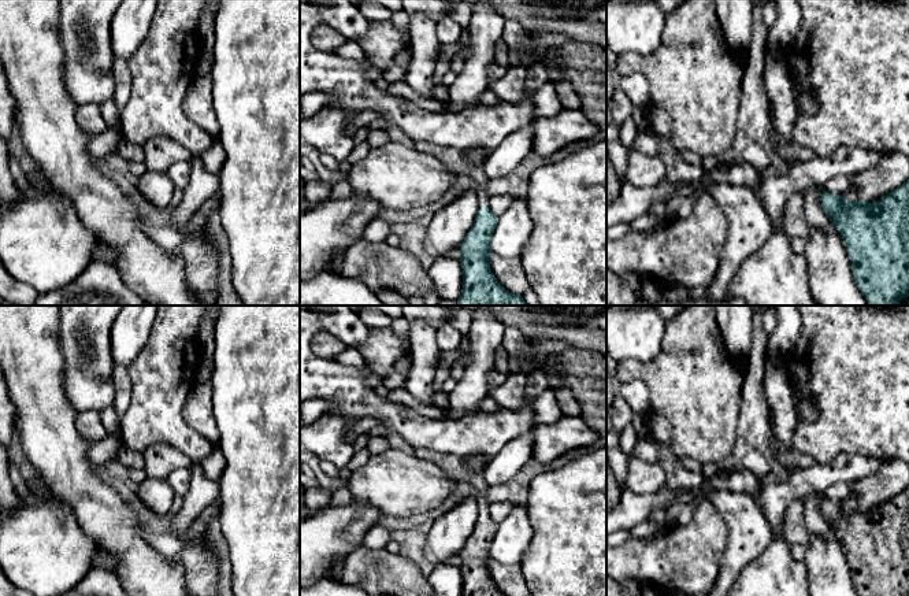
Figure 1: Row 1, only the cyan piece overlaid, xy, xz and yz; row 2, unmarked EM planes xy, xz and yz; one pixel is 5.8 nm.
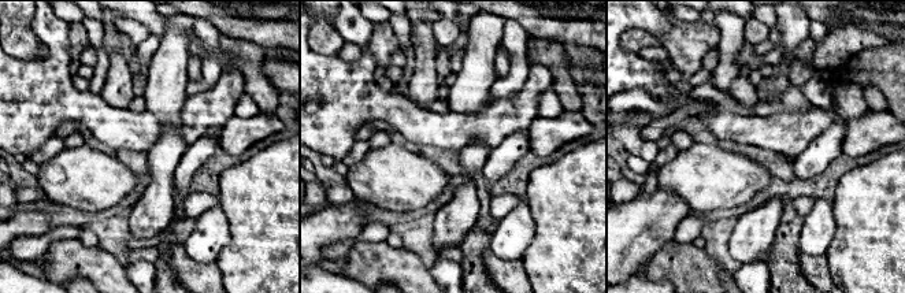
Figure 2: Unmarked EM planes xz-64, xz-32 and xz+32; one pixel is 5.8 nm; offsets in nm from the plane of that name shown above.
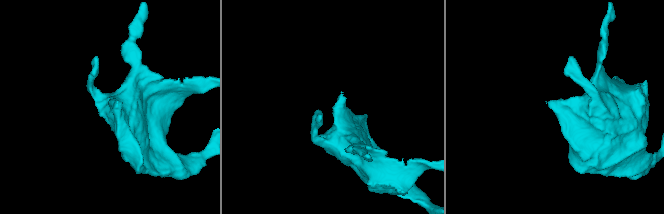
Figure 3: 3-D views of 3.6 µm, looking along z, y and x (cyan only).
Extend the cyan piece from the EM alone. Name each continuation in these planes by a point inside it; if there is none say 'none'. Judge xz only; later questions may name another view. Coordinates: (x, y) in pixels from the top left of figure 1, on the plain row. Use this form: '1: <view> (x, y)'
1: xz (483, 506)

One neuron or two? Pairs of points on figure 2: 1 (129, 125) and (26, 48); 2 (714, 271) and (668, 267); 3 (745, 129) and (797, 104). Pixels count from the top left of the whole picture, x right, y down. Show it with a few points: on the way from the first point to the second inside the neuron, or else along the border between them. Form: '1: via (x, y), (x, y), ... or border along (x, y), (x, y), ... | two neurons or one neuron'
1: border along (14, 55), (22, 59), (39, 60) | two neurons
2: via (703, 271), (679, 267) | one neuron
3: border along (811, 107), (793, 112), (753, 114) | two neurons

